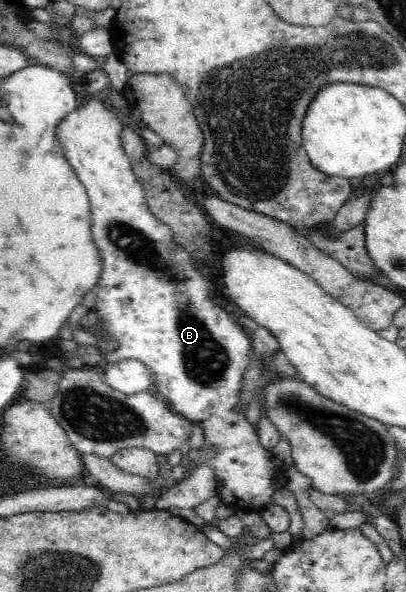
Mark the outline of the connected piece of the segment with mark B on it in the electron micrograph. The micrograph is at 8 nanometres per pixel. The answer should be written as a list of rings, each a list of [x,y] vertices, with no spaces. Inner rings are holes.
[[[94,97],[68,113],[55,131],[67,162],[87,190],[93,213],[93,241],[103,257],[103,273],[99,275],[94,289],[96,304],[93,309],[98,319],[96,327],[103,327],[103,331],[109,333],[109,337],[119,345],[116,350],[103,356],[104,360],[99,366],[129,359],[147,365],[154,376],[154,392],[173,411],[204,430],[203,449],[216,453],[210,465],[217,477],[218,497],[233,509],[260,510],[269,504],[277,490],[286,485],[287,479],[285,472],[272,464],[271,451],[261,446],[258,425],[249,423],[243,409],[238,409],[241,381],[252,351],[251,334],[243,331],[243,326],[236,322],[226,304],[217,306],[213,303],[212,297],[209,297],[209,278],[199,271],[191,252],[175,242],[171,228],[151,213],[146,192],[134,174],[120,140],[121,132],[122,122],[117,112],[109,111],[104,99]]]

